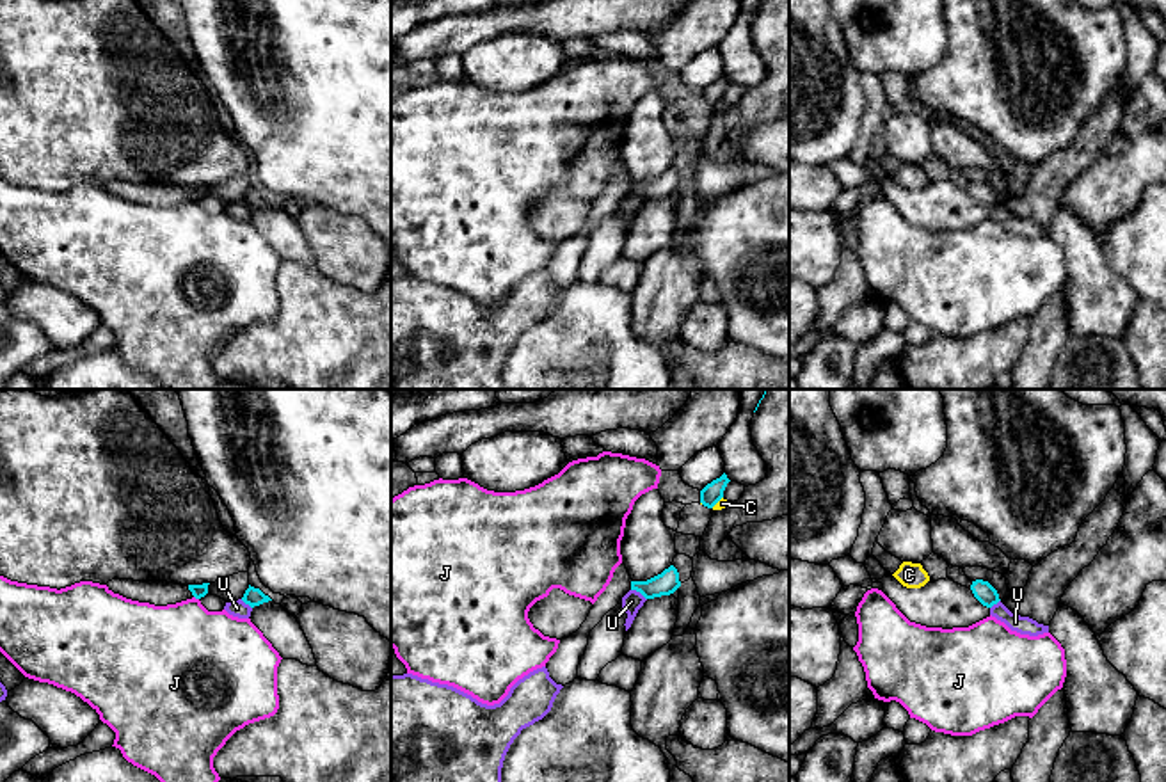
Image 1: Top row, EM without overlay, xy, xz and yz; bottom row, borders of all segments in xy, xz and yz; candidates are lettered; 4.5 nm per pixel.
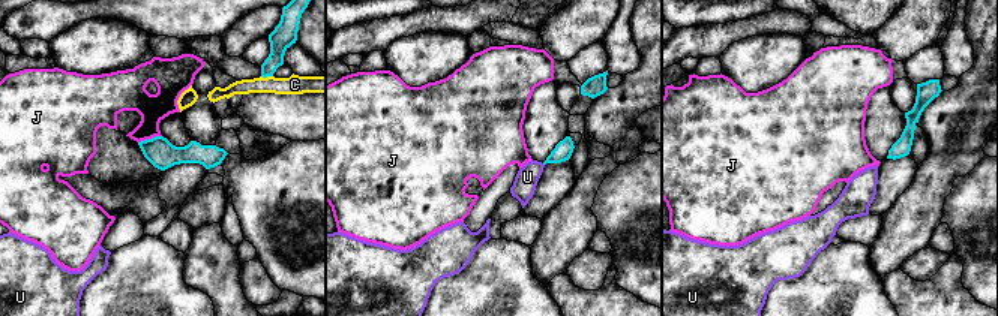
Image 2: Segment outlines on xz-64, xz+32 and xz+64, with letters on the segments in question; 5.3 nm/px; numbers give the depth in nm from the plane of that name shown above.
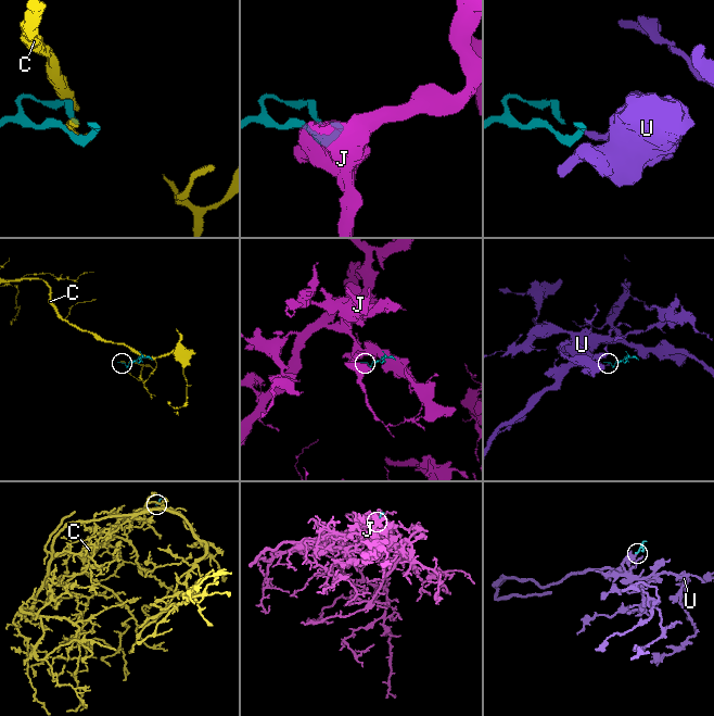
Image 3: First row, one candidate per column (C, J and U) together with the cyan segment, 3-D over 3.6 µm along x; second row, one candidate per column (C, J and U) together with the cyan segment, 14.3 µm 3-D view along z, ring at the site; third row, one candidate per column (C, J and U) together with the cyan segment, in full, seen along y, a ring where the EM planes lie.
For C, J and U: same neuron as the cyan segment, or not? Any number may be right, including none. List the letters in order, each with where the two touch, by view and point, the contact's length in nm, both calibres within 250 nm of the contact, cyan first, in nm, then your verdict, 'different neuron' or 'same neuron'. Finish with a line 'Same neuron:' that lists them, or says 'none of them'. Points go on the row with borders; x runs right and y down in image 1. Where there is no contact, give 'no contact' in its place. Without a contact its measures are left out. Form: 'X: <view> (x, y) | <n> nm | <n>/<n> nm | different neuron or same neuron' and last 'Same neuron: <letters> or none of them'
C: xz (717, 502) | 80 nm | 90/50 nm | different neuron
J: xy (196, 598) | 30 nm | 60/440 nm | different neuron
U: xz (638, 590) | 90 nm | 110/90 nm | different neuron
Same neuron: none of them

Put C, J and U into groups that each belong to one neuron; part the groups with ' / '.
C / J / U

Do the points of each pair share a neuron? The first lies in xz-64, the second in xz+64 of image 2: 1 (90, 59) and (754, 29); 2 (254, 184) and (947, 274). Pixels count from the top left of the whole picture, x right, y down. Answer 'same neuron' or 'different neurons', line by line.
1: different neurons
2: different neurons

